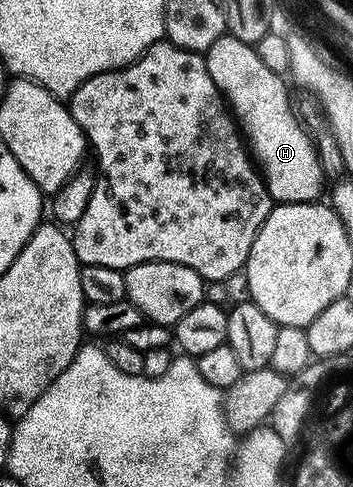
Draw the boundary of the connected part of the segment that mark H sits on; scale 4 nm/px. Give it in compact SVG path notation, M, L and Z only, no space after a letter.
M230 36L217 40L205 55L209 76L213 76L249 143L272 203L285 206L318 203L323 194L323 166L319 163L319 154L291 107L286 84L259 52L256 47Z

